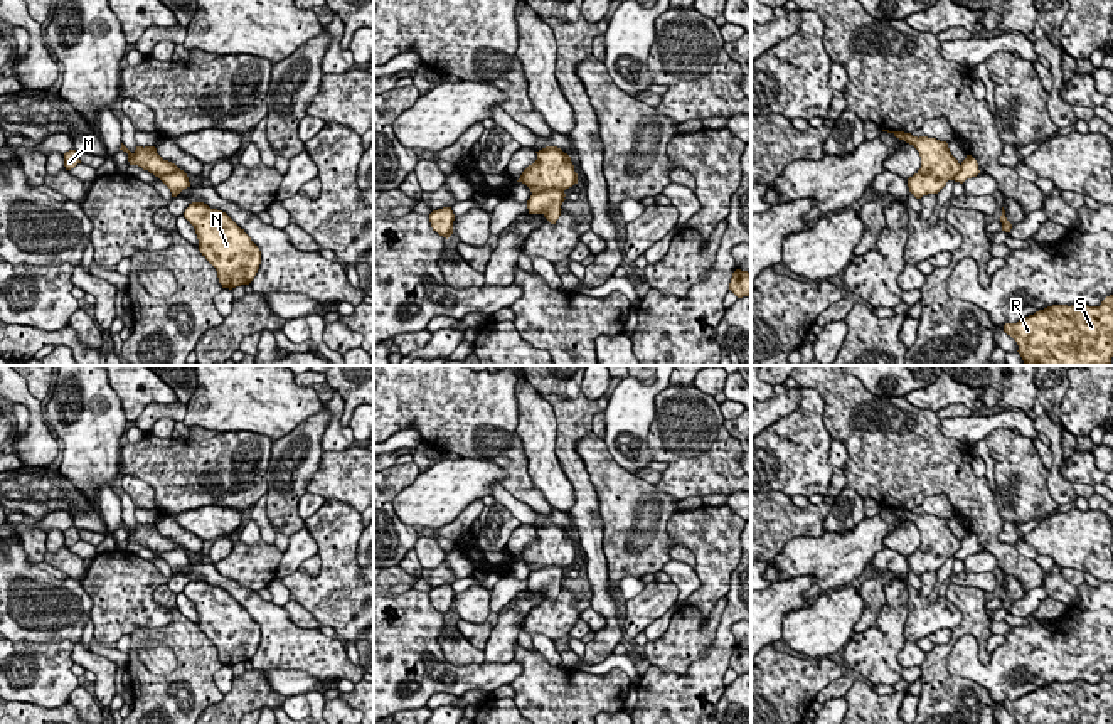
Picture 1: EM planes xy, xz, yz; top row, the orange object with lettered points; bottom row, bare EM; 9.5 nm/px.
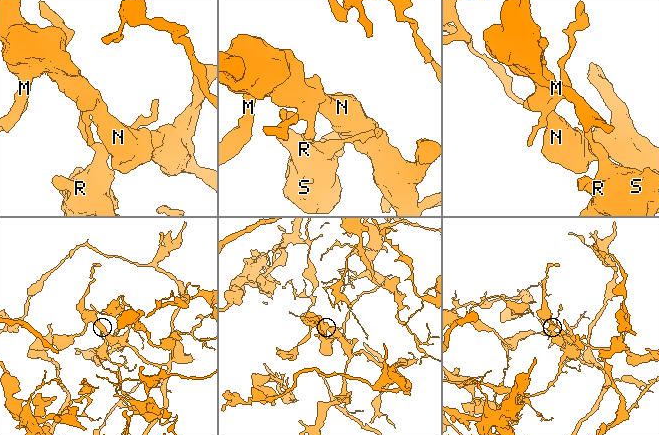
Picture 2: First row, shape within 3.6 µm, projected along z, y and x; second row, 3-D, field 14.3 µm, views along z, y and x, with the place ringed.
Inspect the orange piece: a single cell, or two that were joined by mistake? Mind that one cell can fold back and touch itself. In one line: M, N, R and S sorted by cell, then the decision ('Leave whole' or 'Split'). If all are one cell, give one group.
Groups: M N / R S. Split

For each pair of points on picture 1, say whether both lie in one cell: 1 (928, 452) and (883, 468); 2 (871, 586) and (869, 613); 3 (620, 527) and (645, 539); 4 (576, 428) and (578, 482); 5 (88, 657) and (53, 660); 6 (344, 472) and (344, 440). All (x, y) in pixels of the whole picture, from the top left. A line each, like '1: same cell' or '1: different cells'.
1: same cell
2: same cell
3: same cell
4: same cell
5: different cells
6: different cells

